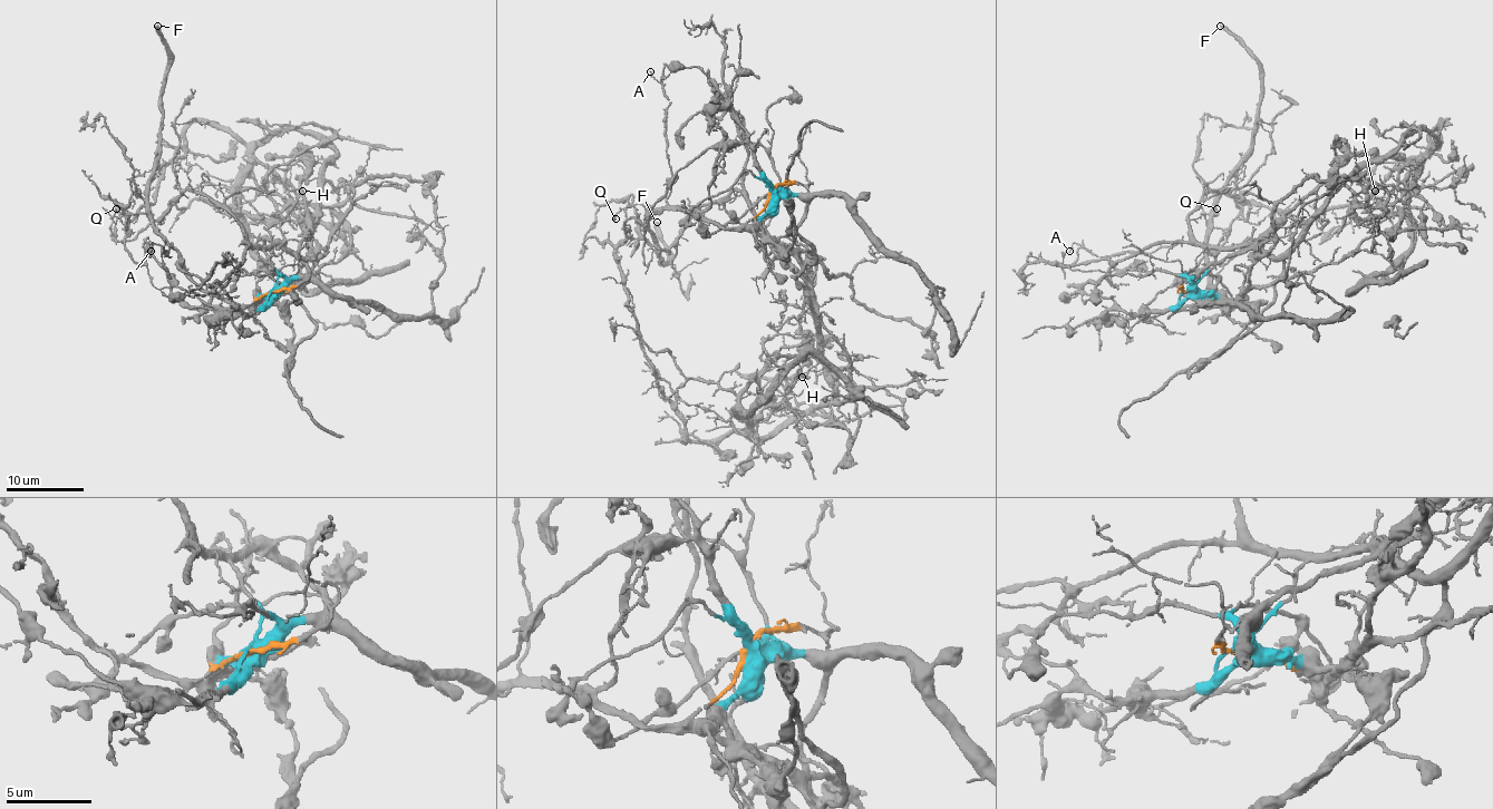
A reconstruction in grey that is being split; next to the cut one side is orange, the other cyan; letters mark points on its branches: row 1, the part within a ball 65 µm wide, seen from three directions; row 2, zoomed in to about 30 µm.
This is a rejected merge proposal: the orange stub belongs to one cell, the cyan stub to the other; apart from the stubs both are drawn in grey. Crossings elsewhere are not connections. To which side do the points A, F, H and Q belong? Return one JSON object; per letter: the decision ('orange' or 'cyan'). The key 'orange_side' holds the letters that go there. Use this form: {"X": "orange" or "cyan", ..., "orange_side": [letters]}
{"A": "orange", "F": "orange", "H": "cyan", "Q": "orange", "orange_side": ["A", "F", "Q"]}

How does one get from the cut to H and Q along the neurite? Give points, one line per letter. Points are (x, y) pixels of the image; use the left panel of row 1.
H: (272, 292), (307, 271), (303, 155), (268, 175), (280, 211), (317, 206), (303, 191)
Q: (270, 292), (250, 304), (225, 302), (195, 282), (184, 259), (148, 216), (133, 214), (123, 224), (115, 208)

